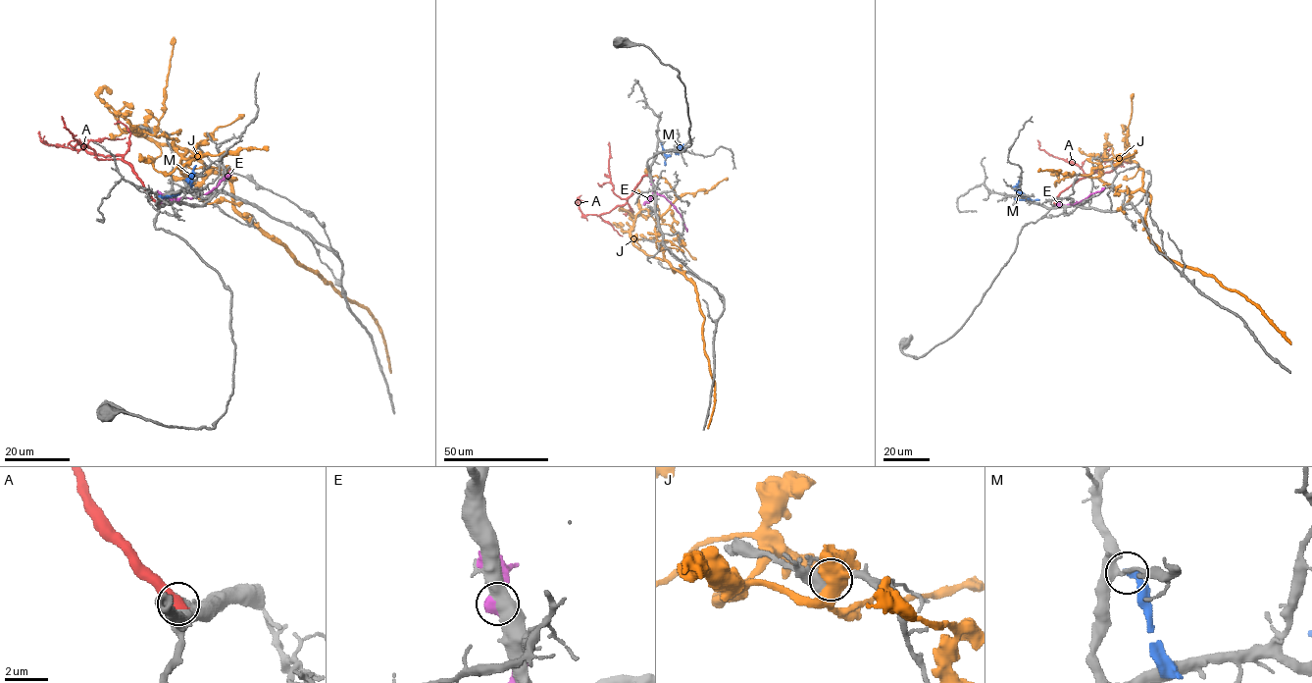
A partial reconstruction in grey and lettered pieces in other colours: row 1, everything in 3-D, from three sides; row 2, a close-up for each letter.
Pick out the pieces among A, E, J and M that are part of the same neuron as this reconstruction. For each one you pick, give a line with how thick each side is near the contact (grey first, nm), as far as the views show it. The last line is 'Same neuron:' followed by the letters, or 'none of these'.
A: calibres 650 and 700 nm
Same neuron: A

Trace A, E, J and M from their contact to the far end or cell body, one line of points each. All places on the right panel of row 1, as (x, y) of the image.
A: (1053, 206), (1056, 196), (1081, 180), (1116, 169), (1118, 165), (1103, 161), (1112, 153)
E: (1062, 206), (1081, 202), (1104, 188)
J: (1096, 157), (1135, 161), (1150, 197), (1145, 228), (1161, 251), (1243, 293), (1290, 344)
M: (1015, 198), (1028, 197), (1017, 190), (1019, 178)

